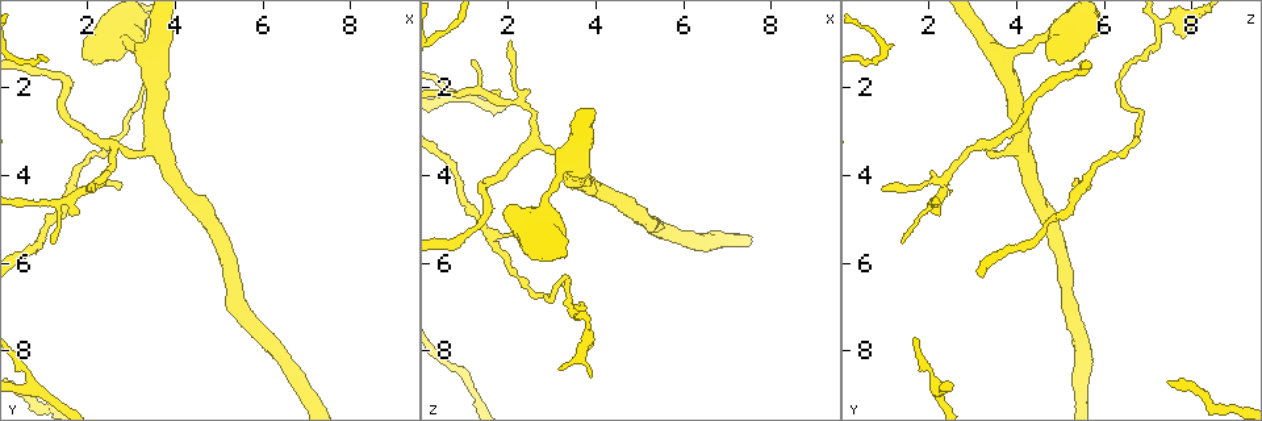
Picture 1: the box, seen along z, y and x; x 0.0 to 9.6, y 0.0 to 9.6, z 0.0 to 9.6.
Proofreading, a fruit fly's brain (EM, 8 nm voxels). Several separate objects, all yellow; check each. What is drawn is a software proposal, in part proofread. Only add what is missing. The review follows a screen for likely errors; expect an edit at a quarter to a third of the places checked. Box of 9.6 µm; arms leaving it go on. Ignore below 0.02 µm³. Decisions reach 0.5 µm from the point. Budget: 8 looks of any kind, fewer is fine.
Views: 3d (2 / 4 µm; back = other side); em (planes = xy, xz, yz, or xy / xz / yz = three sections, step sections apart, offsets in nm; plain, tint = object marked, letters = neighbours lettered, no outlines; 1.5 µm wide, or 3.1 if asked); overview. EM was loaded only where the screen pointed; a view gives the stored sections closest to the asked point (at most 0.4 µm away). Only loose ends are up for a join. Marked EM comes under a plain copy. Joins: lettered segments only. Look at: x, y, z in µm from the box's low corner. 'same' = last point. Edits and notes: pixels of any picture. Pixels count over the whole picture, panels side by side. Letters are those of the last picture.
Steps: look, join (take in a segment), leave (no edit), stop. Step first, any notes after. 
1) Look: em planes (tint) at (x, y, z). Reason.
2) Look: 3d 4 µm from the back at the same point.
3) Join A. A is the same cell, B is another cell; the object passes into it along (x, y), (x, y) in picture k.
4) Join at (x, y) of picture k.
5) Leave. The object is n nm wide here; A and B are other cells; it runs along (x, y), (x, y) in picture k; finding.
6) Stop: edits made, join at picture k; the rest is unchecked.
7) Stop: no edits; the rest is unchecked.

Look: em planes (letters) at (2.00, 4.40, 0.95). Branch stops here.

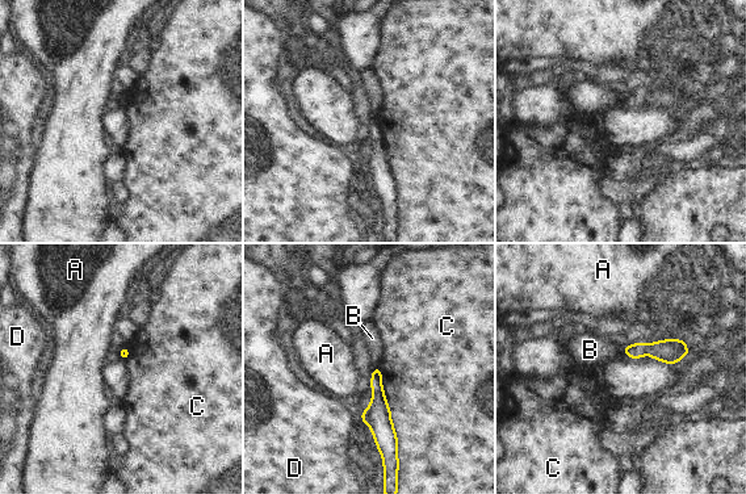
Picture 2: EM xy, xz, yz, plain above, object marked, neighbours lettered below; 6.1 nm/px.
Leave. A, B, C and D are other cells; it runs along (376, 371), (378, 421), (386, 446) in picture 2; none of them fits.

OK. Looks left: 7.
Look: 3d 2 µm at (2.70, 4.30, 5.70). Thin end.

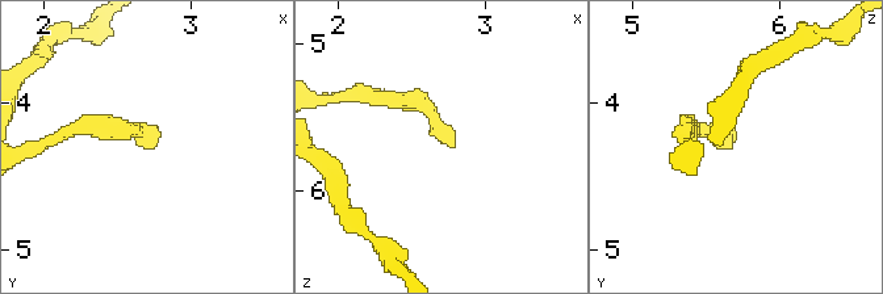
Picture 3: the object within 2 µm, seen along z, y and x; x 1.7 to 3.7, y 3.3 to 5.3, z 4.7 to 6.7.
Look: em planes (letters) at (2.72, 4.30, 5.70). Now the EM.

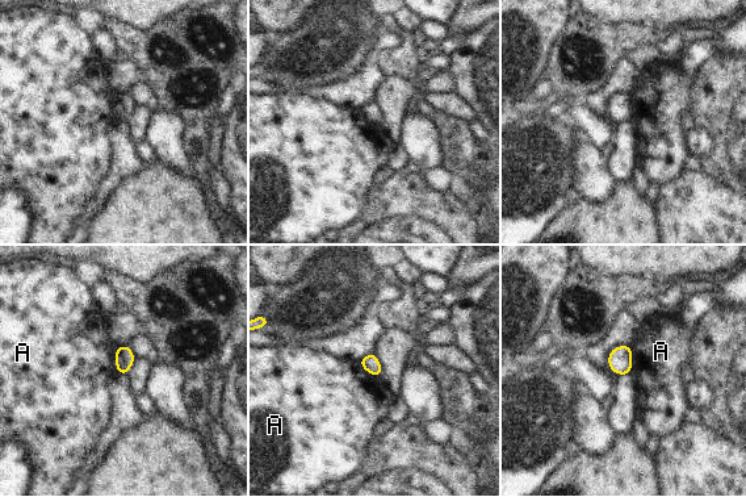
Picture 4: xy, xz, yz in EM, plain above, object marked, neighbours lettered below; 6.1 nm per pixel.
Leave. The object is 110 nm wide here; A is another cell; a border runs along (117, 346), (116, 368), (121, 374) in picture 4; none of them fits.

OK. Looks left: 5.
Look: 3d 4 µm at (2.05, 1.40, 4.70). Stops while still wide.

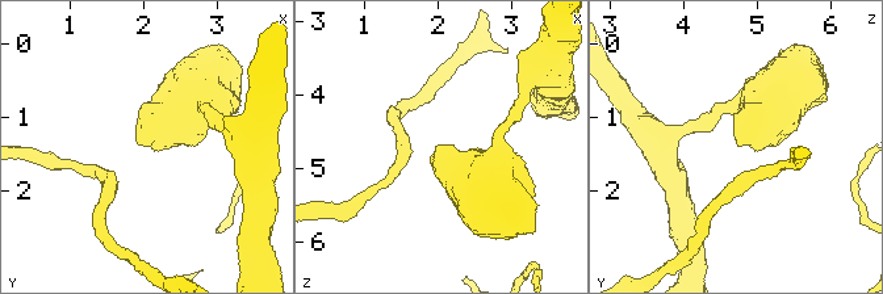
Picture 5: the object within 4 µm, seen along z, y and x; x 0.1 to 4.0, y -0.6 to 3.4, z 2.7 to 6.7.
Look: em planes (letters) at (2.05, 1.35, 4.75). Now the EM.

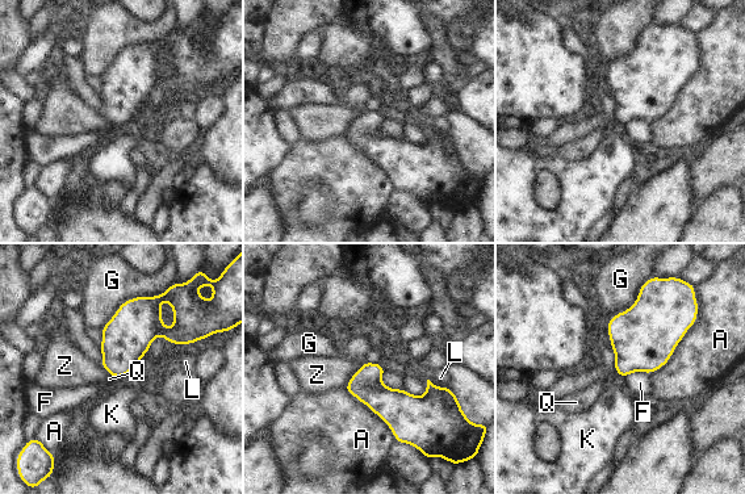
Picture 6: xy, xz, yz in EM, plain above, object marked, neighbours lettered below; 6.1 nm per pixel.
Leave. A, F, G, K, L, Q and Z are other cells; none of them fits.

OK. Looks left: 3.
Stop: no edits; the rest is unchecked.

